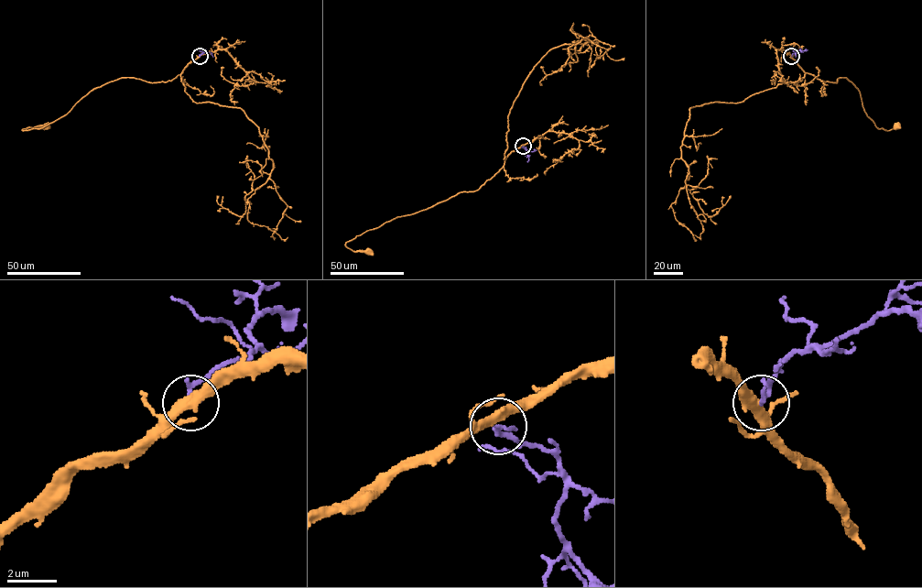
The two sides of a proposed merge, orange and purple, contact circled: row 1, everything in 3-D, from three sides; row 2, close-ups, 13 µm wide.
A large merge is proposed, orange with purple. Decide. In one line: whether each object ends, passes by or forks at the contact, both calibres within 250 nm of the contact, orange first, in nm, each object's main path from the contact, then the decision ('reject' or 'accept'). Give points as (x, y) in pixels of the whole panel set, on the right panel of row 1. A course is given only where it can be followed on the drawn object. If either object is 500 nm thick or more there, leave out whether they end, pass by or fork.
orange passes by; purple ends there; 400 nm thick on the orange side, 220 nm on the other; orange runs (791, 56), (805, 72), (824, 81), (845, 77), (859, 91), (865, 113), (878, 128), (896, 126); purple runs (792, 56), (807, 49); accept

